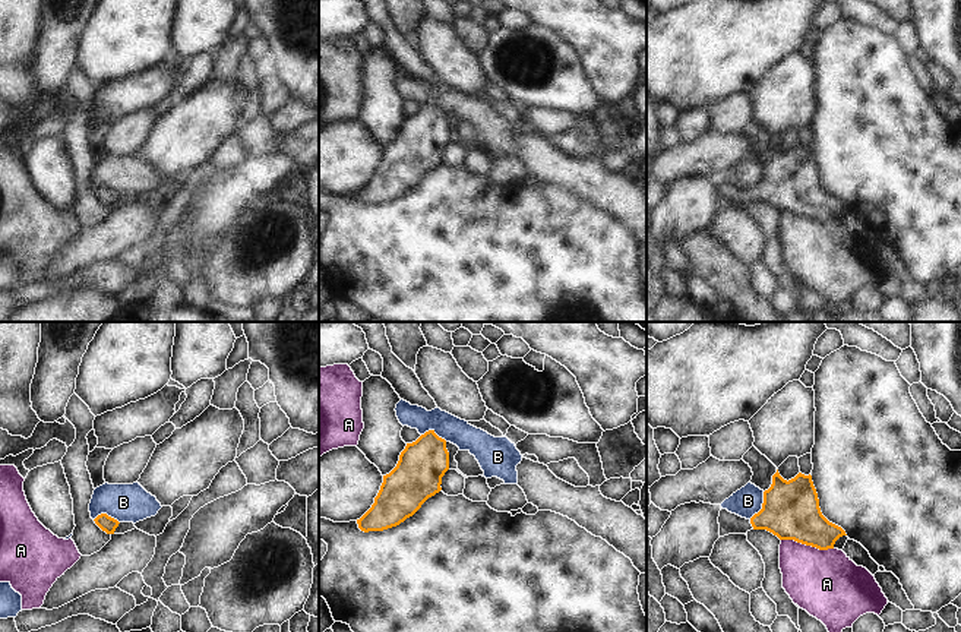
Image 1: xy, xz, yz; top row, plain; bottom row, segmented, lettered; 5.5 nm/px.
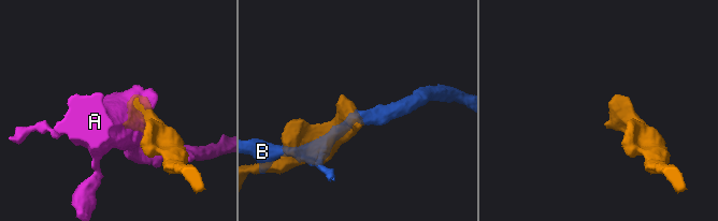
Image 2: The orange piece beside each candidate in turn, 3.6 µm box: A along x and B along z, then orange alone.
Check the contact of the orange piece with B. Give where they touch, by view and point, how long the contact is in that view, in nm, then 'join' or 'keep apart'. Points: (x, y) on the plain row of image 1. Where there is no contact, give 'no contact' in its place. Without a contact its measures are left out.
meets orange in yz at (762, 179); contact 170 nm long; keep apart

